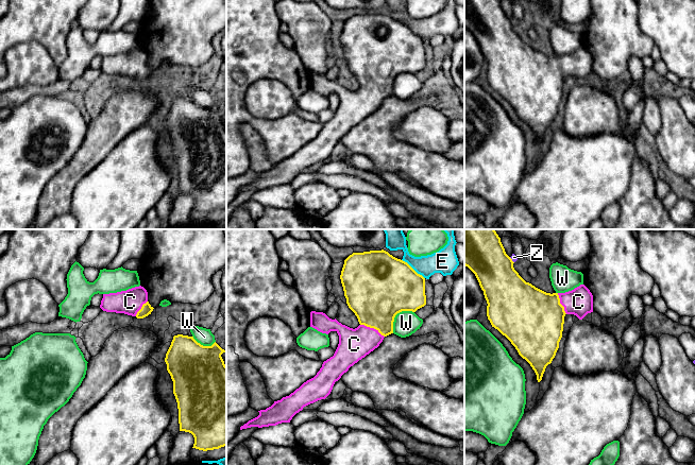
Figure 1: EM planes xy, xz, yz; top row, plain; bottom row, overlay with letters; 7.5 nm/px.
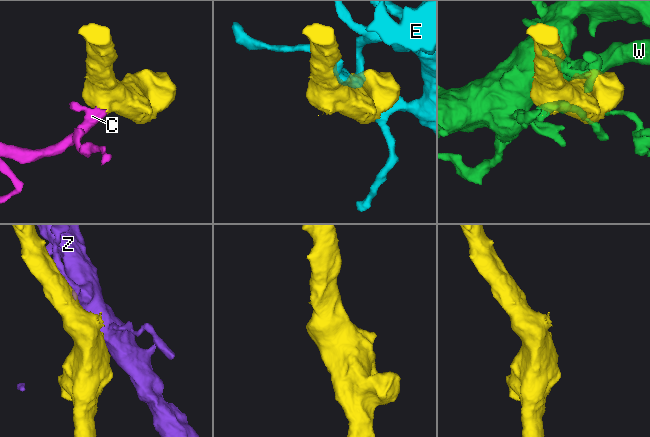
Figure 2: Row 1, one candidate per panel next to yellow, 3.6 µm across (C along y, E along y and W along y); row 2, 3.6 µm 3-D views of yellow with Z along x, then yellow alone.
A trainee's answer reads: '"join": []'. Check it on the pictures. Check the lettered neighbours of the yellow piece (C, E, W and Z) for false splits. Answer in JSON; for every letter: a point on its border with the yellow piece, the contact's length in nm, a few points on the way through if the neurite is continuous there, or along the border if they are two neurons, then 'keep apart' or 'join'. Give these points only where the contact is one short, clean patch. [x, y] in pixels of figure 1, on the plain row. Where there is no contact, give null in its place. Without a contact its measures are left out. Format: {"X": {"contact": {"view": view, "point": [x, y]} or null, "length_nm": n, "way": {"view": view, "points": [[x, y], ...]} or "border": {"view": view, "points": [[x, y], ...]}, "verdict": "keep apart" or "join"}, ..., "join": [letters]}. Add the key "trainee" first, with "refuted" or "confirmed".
{"trainee": "refuted", "C": {"contact": {"view": "xz", "point": [372, 89]}, "length_nm": 200, "way": {"view": "xz", "points": [[375, 56], [372, 89], [354, 106]]}, "verdict": "join"}, "E": {"contact": {"view": "xz", "point": [412, 31]}, "length_nm": 220, "verdict": "keep apart"}, "W": {"contact": {"view": "xz", "point": [395, 76]}, "length_nm": 240, "verdict": "keep apart"}, "Z": {"contact": {"view": "yz", "point": [511, 22]}, "length_nm": 60, "verdict": "keep apart"}, "join": ["C"]}

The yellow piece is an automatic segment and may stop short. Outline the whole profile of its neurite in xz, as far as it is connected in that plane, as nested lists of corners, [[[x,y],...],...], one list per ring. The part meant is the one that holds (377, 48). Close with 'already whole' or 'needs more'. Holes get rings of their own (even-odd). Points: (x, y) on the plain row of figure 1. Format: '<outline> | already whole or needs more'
[[[370,13],[353,15],[345,22],[340,37],[341,46],[349,70],[358,81],[359,88],[355,91],[329,81],[323,74],[310,74],[310,89],[328,97],[336,93],[339,106],[333,119],[323,124],[317,137],[304,144],[289,158],[283,159],[259,177],[240,189],[240,192],[251,189],[269,189],[282,185],[290,185],[292,179],[304,169],[318,162],[325,161],[332,154],[336,143],[349,133],[351,128],[365,120],[379,108],[384,100],[393,96],[393,84],[402,73],[416,74],[426,67],[425,40],[418,36],[407,24],[397,21],[388,14]]] | needs more

